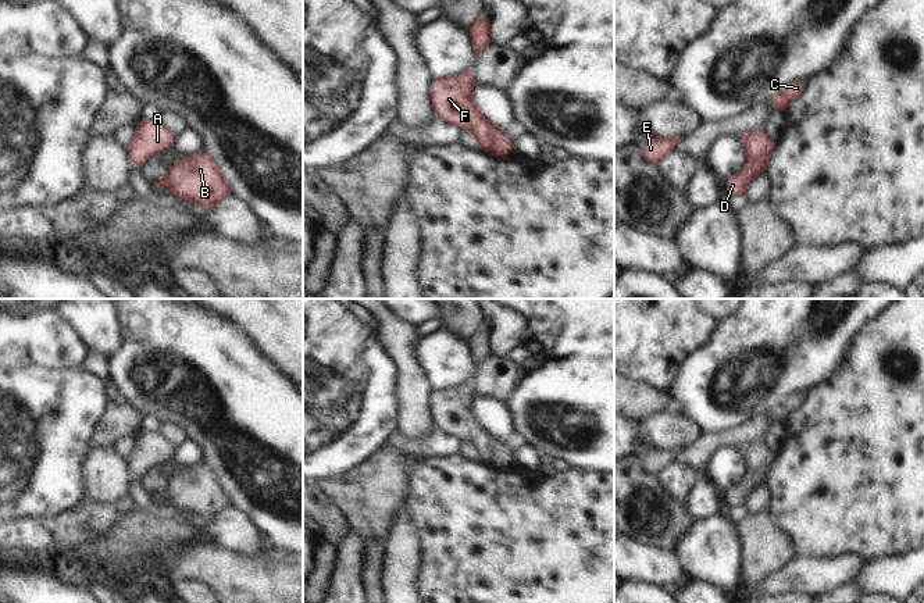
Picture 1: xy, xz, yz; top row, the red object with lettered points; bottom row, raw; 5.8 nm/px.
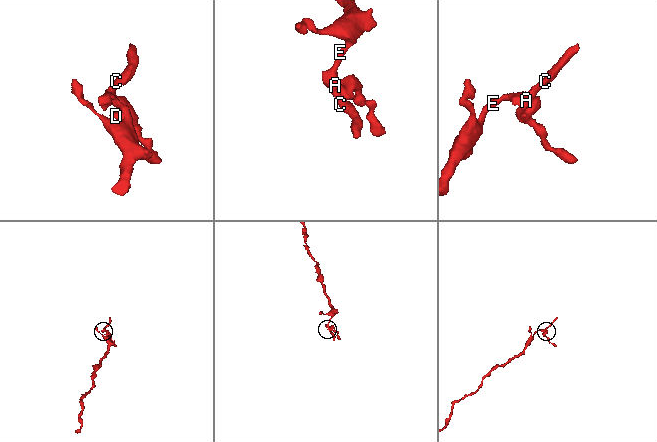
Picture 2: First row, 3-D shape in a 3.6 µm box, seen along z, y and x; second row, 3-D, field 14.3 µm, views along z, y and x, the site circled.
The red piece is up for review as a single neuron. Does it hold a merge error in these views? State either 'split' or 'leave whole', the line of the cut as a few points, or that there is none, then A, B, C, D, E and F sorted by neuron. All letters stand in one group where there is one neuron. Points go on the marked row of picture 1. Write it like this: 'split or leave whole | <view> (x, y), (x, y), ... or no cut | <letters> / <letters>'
leave whole | no cut | A B C D E F

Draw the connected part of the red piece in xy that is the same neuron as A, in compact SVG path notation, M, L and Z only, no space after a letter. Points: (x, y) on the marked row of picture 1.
M140 119L126 146L128 157L133 165L142 165L153 156L167 151L174 140L172 135L158 119Z

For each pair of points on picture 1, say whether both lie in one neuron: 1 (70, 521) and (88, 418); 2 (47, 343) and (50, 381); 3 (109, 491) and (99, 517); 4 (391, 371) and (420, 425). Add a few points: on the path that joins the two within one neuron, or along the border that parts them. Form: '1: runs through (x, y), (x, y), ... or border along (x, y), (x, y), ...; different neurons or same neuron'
1: border along (86, 495), (72, 507), (60, 511), (50, 524); different neurons
2: border along (81, 366), (49, 368), (24, 364), (15, 368); different neurons
3: border along (127, 493), (106, 502), (96, 502), (88, 496); different neurons
4: border along (391, 354), (399, 368), (399, 420); different neurons

